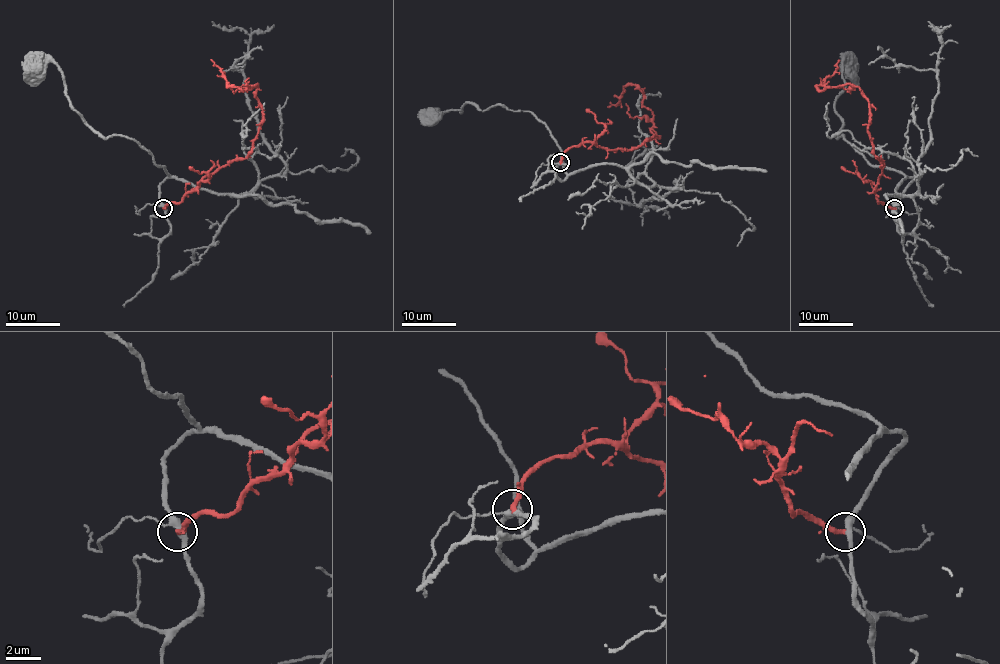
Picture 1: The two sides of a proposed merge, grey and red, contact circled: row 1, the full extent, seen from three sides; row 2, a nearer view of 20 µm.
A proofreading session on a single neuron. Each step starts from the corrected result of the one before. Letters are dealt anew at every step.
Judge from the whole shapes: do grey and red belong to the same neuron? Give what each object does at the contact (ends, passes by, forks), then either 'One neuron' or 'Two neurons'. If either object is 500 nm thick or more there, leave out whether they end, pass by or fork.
At the ring grey forks. At the ring red ends. Two neurons

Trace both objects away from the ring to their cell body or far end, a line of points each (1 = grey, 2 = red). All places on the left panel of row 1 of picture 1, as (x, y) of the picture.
1: (164, 208), (165, 169), (131, 138), (100, 136), (73, 108), (54, 63), (34, 67)
2: (164, 208), (194, 190), (205, 177), (243, 159), (262, 119), (256, 83), (244, 90), (229, 86), (211, 59)

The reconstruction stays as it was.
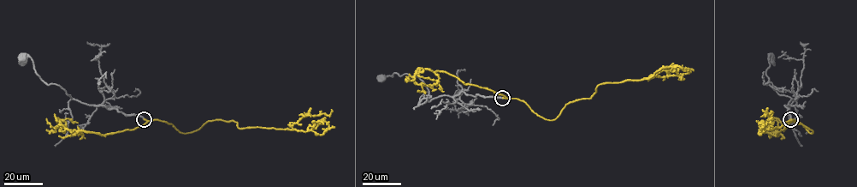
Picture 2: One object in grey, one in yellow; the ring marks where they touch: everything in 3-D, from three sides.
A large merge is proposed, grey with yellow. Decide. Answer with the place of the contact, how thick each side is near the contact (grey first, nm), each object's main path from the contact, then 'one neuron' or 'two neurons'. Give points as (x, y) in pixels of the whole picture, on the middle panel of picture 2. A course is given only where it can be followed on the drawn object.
place (502, 98); calibres 480 and 240 nm; course grey (502, 98), (462, 92), (431, 99), (416, 76), (395, 73), (381, 78); course yellow (502, 98), (522, 100), (539, 116), (552, 120), (567, 104), (591, 98), (599, 84), (678, 75), (690, 69); one neuron

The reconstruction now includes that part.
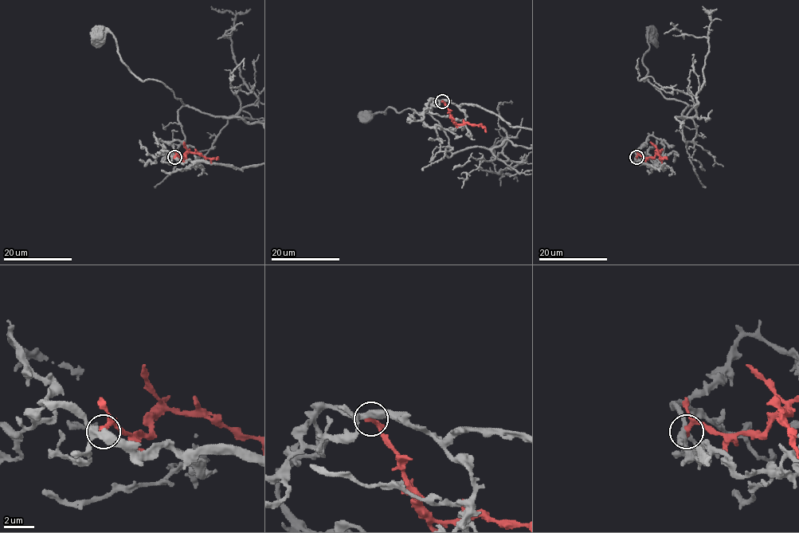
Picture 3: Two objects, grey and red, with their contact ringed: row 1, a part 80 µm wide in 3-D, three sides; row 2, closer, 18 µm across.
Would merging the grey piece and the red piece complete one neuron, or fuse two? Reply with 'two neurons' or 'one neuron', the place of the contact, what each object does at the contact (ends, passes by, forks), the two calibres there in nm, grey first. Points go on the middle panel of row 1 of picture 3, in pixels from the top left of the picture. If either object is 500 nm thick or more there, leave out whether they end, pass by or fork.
one neuron | (442, 101) | grey forks | red passes by | 360/240 nm

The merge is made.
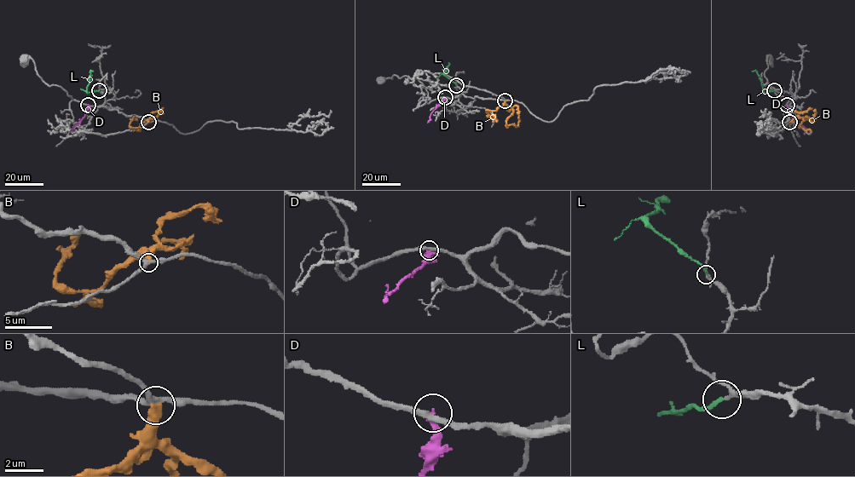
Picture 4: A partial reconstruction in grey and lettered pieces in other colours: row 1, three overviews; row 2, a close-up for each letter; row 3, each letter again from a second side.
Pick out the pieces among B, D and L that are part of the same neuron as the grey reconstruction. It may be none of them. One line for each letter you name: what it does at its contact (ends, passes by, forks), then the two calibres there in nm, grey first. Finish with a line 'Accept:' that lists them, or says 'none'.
L: it ends; calibres 130 and 190 nm
Accept: L

